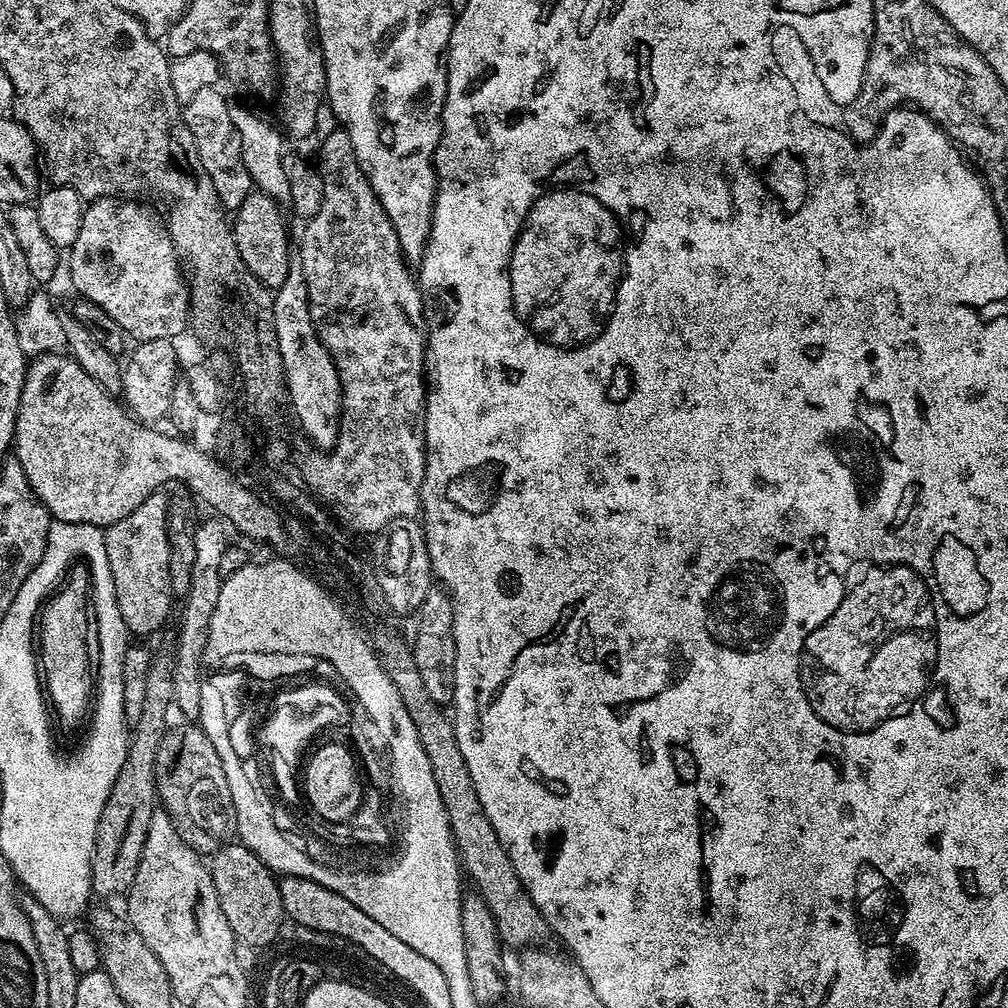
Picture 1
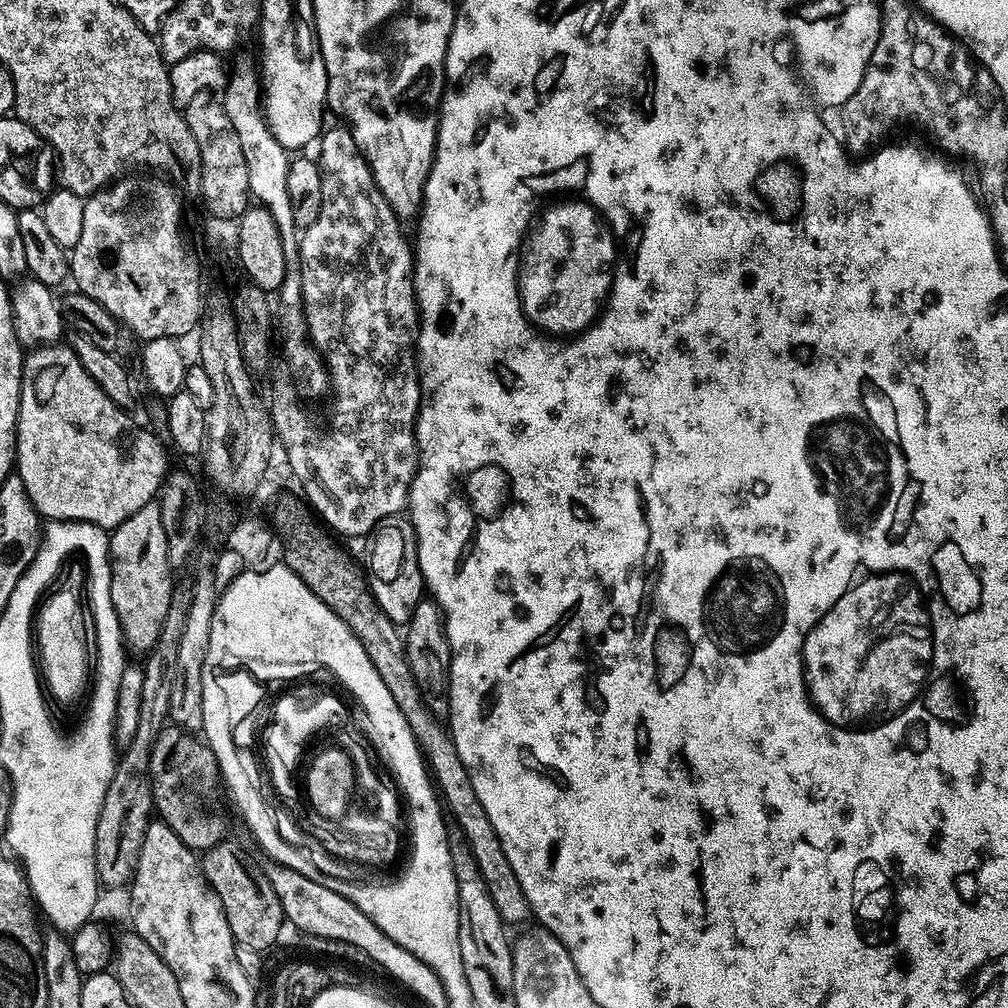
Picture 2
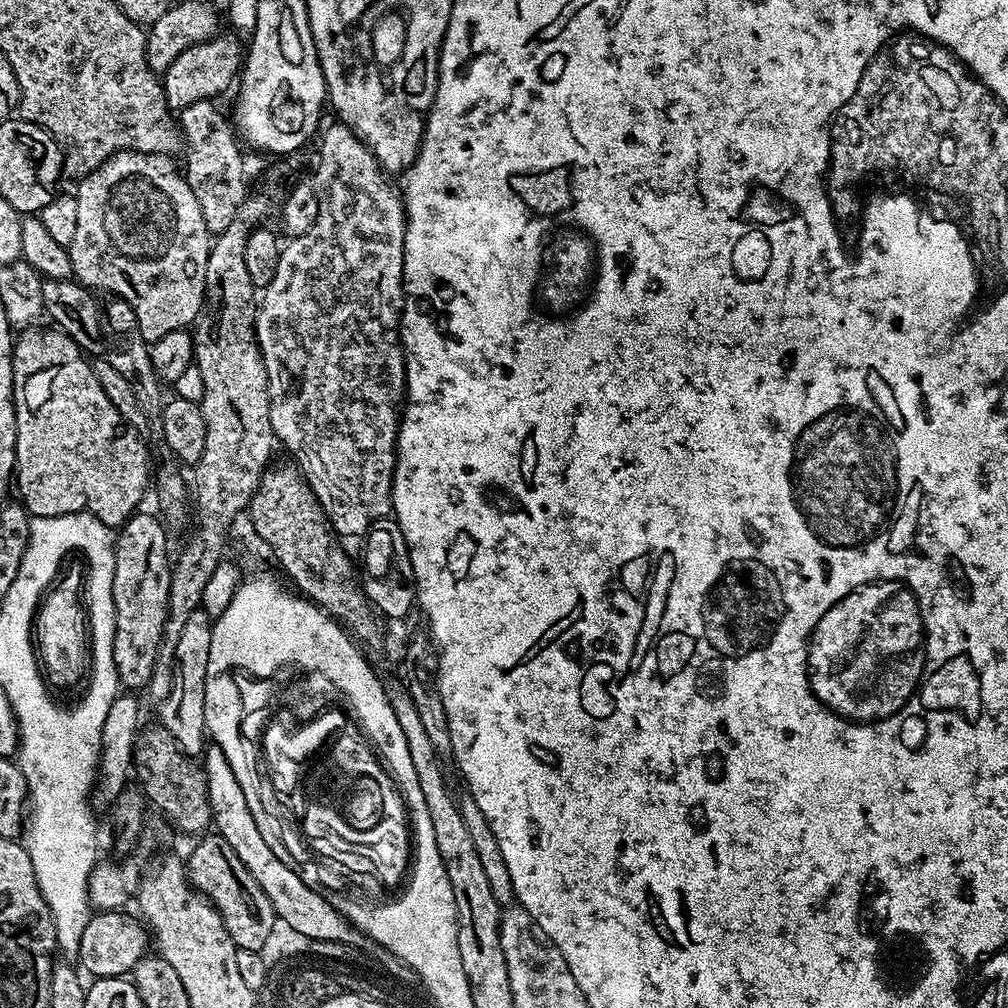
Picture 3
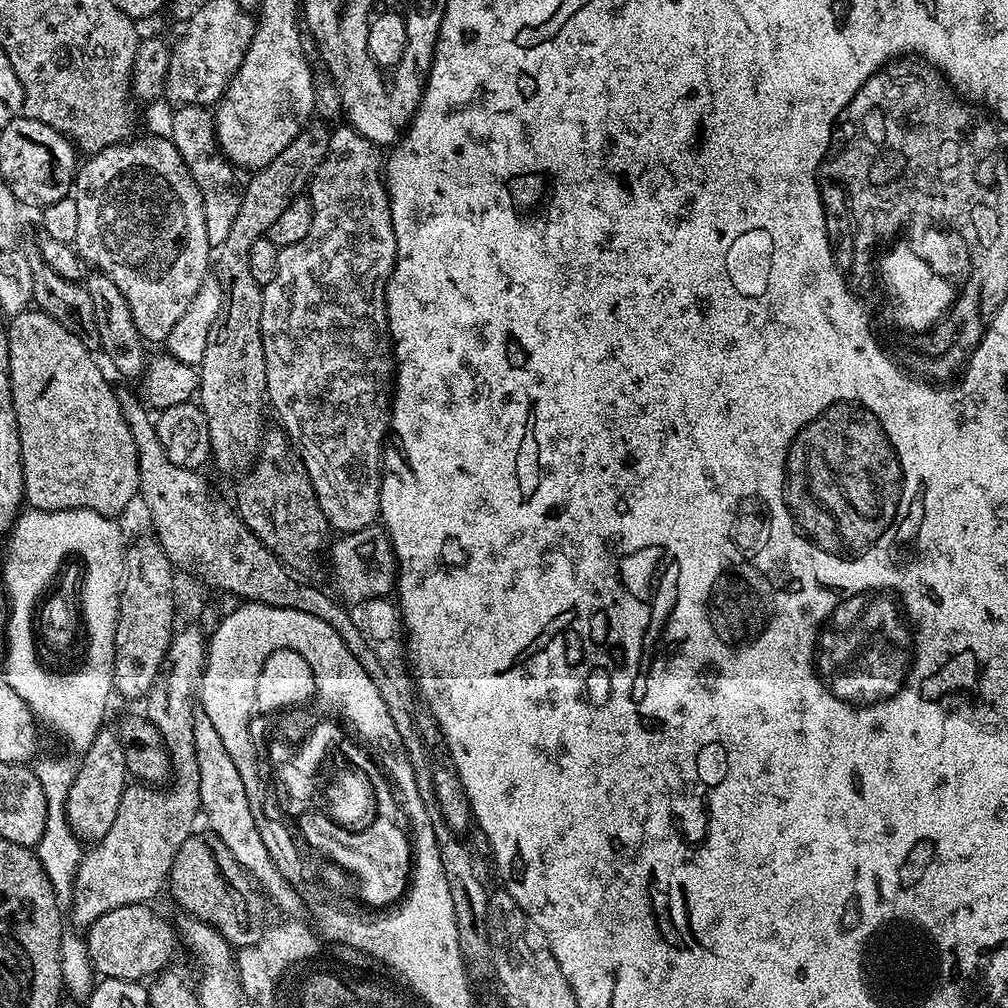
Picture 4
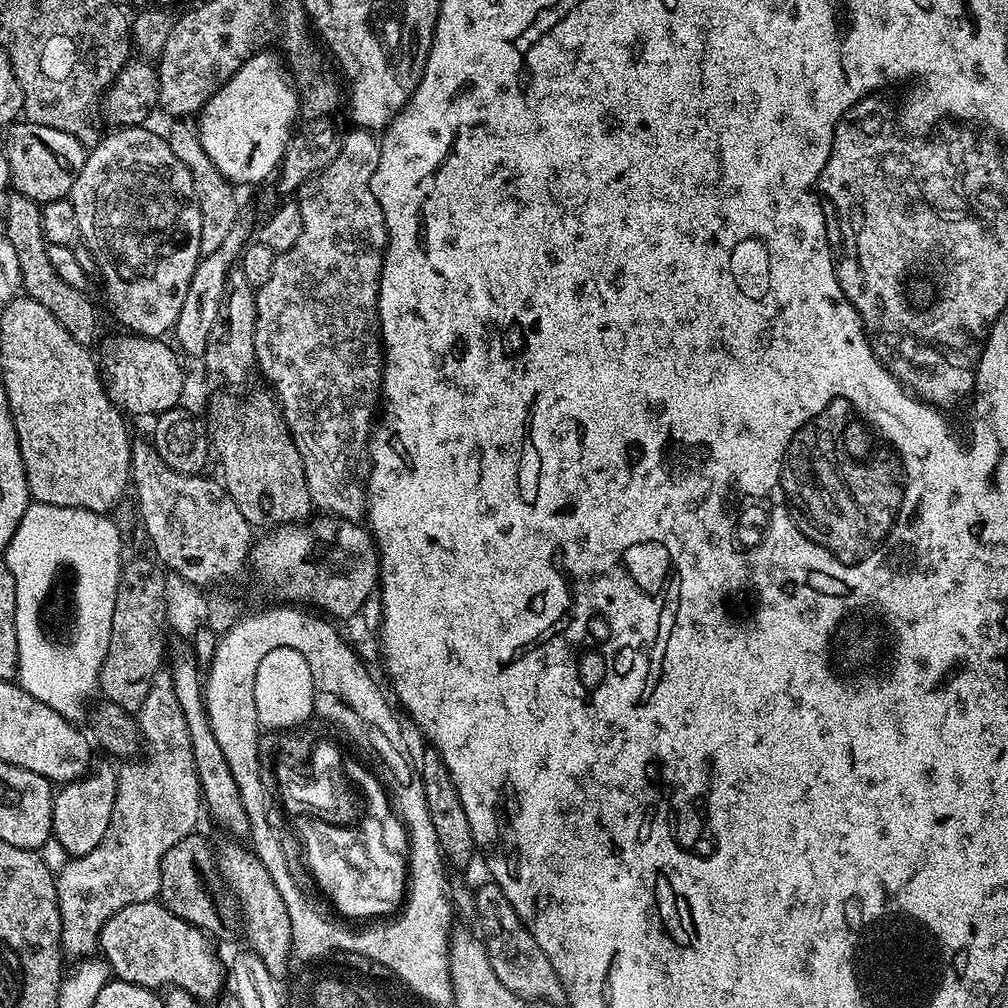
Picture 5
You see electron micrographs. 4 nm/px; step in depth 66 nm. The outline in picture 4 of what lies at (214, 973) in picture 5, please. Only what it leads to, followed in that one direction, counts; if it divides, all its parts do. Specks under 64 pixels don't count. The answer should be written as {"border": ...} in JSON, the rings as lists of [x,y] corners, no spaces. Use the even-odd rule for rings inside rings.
{"border":[[[147,903],[110,910],[87,925],[86,932],[88,960],[101,977],[110,980],[147,981],[171,965],[168,963],[176,952],[176,944],[178,948],[177,929],[173,925],[171,928]]]}

